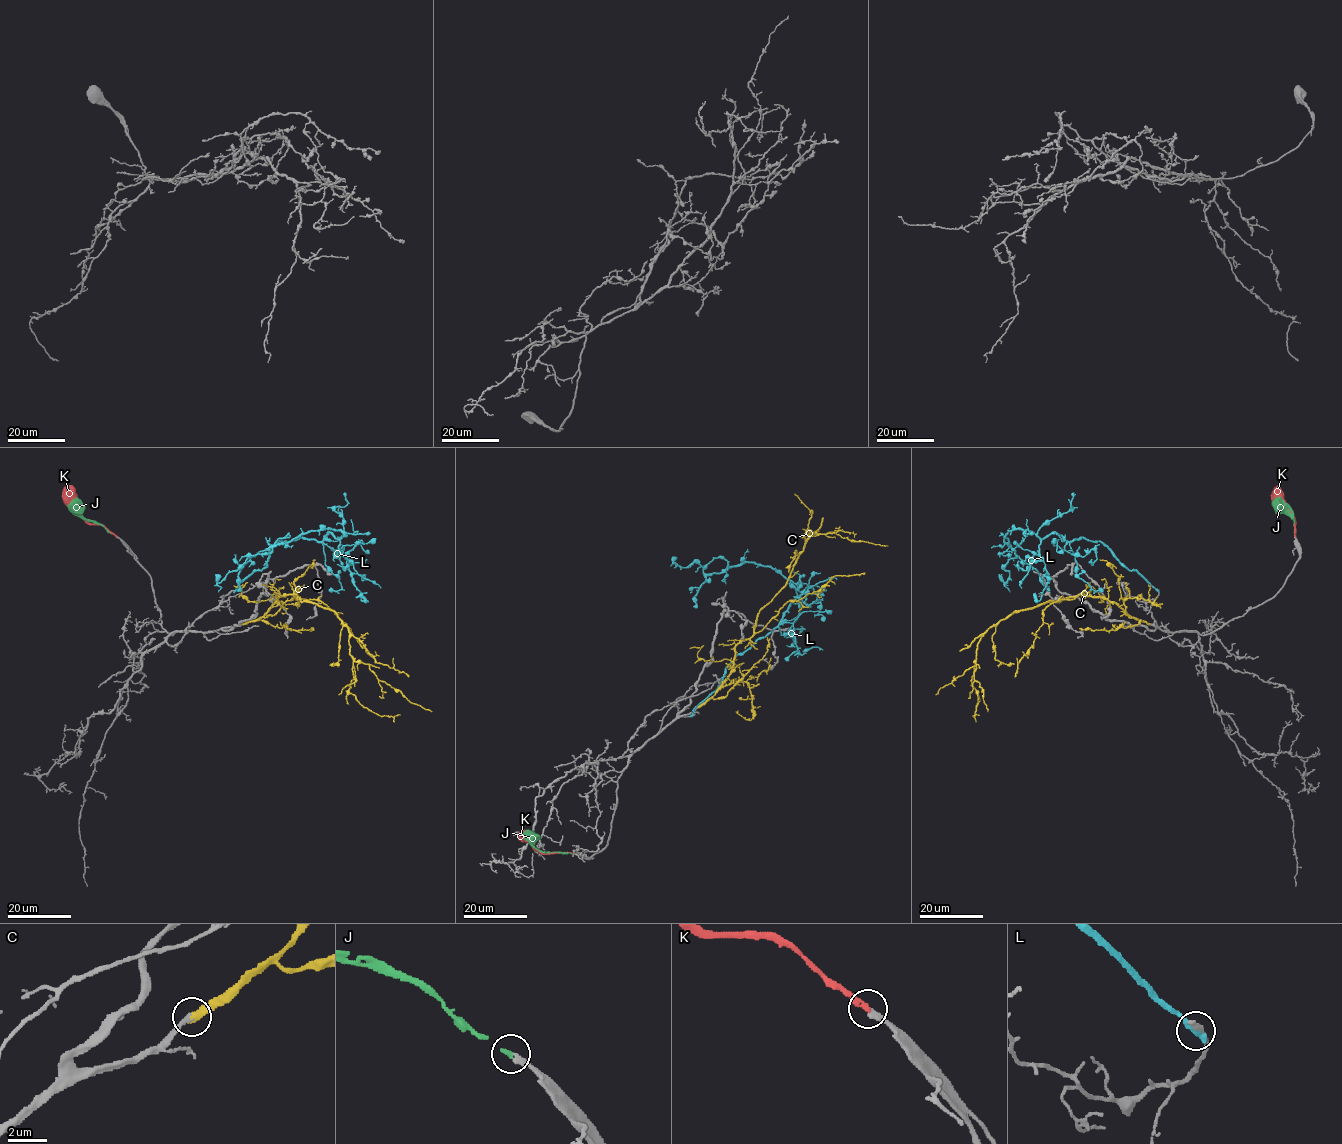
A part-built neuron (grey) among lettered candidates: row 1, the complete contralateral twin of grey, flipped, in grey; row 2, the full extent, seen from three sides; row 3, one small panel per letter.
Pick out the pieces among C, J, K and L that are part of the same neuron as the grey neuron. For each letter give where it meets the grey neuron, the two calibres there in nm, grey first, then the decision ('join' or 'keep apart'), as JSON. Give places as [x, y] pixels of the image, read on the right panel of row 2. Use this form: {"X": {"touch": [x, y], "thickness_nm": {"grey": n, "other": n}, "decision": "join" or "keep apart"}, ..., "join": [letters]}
{"C": {"touch": [1149, 624], "thickness_nm": {"grey": 320, "other": 360}, "decision": "join"}, "J": {"touch": [1295, 536], "thickness_nm": {"grey": 220, "other": 200}, "decision": "join"}, "K": {"touch": [1294, 536], "thickness_nm": {"grey": 220, "other": 200}, "decision": "keep apart"}, "L": {"touch": [1157, 590], "thickness_nm": {"grey": 320, "other": 420}, "decision": "keep apart"}, "join": ["C", "J"]}

